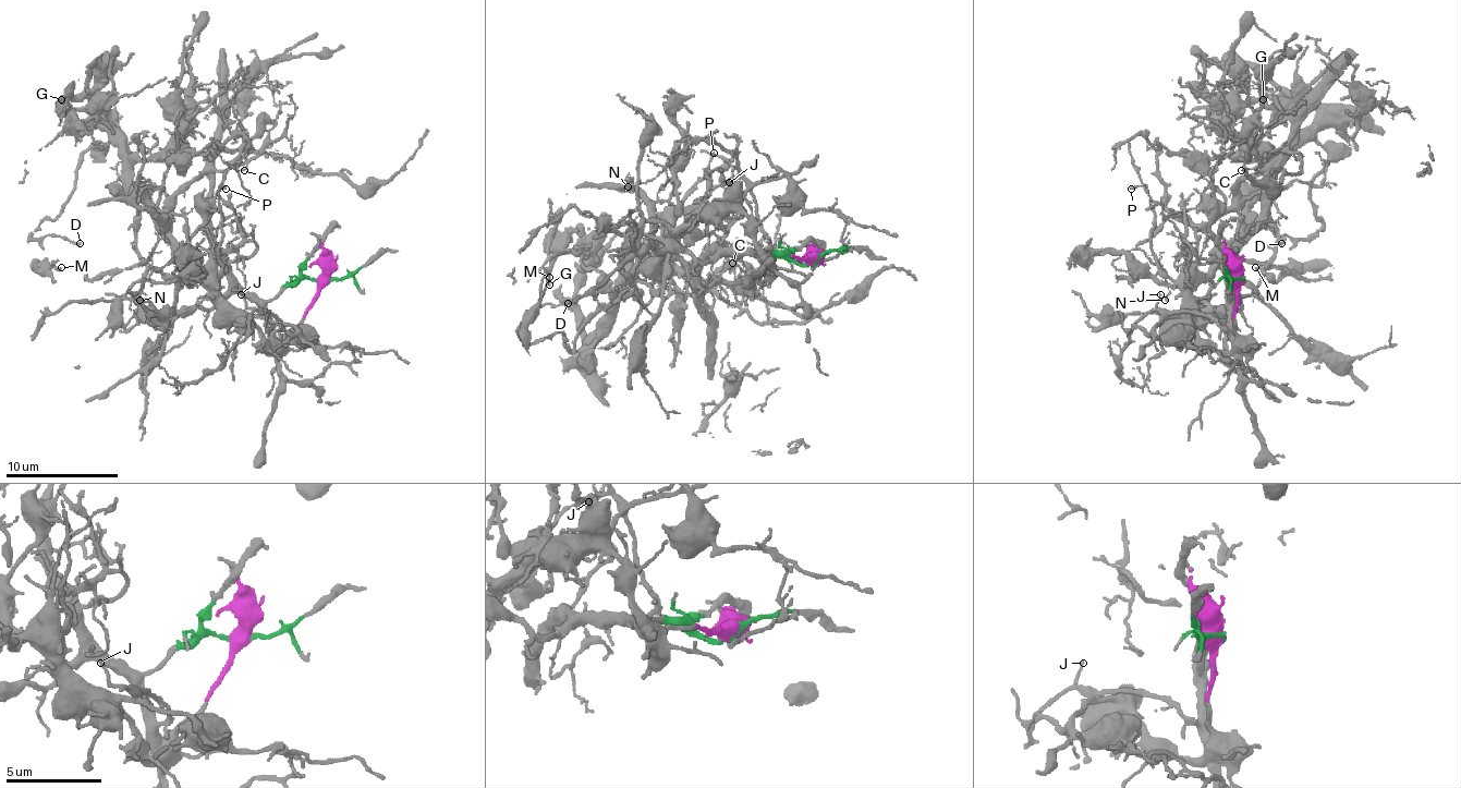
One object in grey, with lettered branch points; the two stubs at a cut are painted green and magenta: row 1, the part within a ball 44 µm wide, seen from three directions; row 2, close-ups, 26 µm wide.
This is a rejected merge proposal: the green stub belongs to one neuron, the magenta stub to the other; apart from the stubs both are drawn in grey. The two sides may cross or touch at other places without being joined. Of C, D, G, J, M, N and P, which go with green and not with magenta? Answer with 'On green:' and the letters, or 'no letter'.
On green: C, J, N

